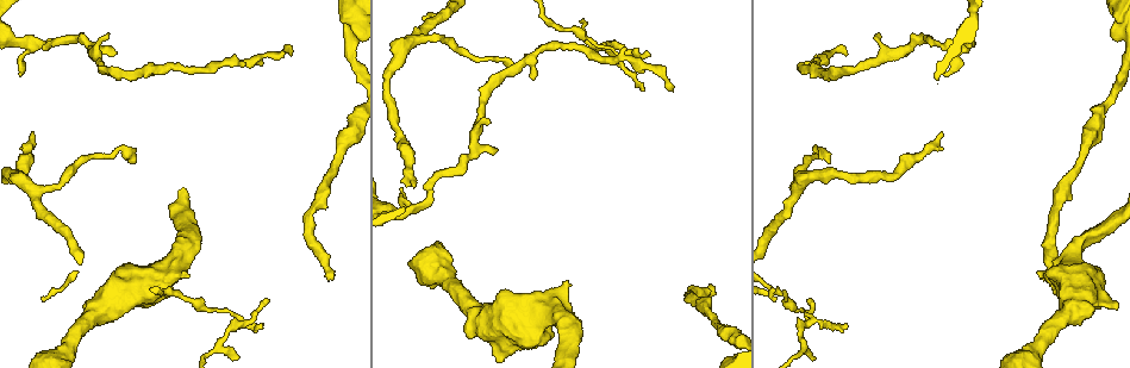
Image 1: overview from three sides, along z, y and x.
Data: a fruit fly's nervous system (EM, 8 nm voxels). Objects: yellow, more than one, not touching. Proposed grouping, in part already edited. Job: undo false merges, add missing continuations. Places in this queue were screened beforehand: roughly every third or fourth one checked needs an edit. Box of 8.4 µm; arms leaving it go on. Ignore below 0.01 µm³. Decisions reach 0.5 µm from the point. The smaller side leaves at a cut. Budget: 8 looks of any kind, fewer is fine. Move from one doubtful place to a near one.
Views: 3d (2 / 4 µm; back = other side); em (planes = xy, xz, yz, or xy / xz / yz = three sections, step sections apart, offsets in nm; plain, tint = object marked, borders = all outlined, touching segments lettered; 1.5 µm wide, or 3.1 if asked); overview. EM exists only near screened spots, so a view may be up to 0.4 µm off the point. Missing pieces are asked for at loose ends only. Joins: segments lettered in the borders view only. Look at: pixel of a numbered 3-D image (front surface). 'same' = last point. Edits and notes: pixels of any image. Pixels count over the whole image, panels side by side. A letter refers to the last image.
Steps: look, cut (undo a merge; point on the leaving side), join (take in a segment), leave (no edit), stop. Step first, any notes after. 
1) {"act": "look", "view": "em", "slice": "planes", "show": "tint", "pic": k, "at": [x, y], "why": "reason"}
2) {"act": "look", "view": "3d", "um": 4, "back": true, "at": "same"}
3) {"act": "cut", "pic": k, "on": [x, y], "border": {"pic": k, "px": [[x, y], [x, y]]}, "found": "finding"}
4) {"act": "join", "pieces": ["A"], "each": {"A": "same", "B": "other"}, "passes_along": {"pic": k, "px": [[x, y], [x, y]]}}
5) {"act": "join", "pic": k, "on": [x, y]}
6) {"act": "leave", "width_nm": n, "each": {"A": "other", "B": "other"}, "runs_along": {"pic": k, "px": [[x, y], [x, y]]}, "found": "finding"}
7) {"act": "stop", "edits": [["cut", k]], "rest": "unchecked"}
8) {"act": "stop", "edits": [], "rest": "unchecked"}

{"act": "look", "view": "3d", "um": 4, "pic": 1, "at": [188, 278], "why": "stops while still wide"}

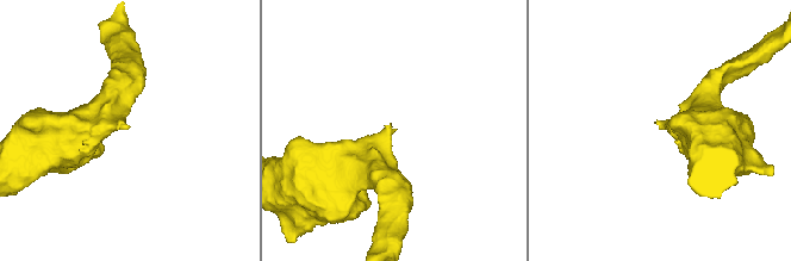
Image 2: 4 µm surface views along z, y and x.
{"act": "look", "view": "em", "slice": "planes", "show": "borders", "pic": 2, "at": [128, 128]}

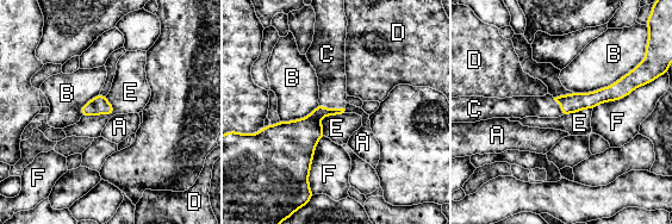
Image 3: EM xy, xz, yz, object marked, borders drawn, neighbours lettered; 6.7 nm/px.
{"act": "join", "pieces": ["C"], "longest_contact_nm": ["B", 440], "each": {"A": "other", "B": "other", "C": "same", "D": "other", "E": "other", "F": "other"}, "found": "it goes on there"}

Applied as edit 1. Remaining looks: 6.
{"act": "look", "view": "overview", "why": "redraw"}

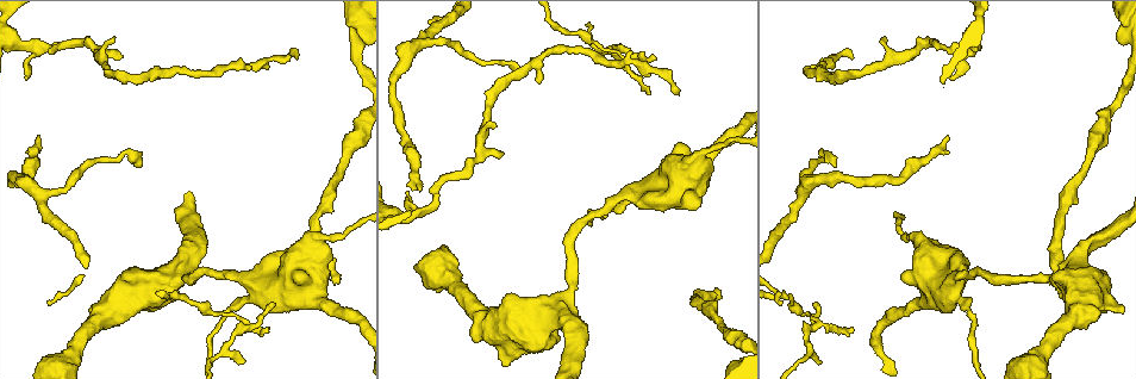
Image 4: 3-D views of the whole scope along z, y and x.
{"act": "look", "view": "3d", "um": 2, "pic": 4, "at": [339, 280], "why": "end of a long branch"}

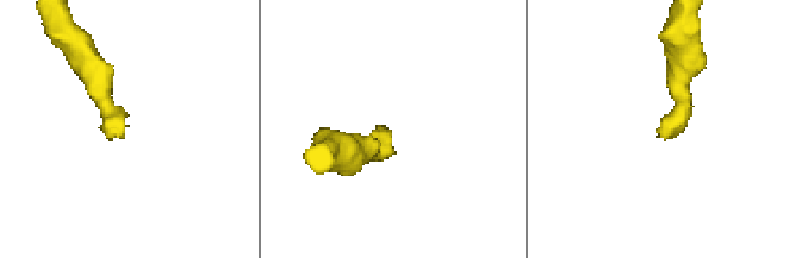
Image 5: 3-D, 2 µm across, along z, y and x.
{"act": "look", "view": "em", "slice": "planes", "show": "borders", "pic": 5, "at": [387, 128], "why": "shape alone is not enough"}

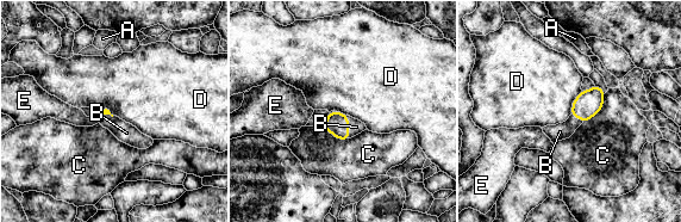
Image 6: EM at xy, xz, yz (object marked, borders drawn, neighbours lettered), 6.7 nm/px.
{"act": "join", "pieces": ["B"], "longest_contact_nm": ["C", 240], "each": {"A": "other", "B": "same", "C": "other", "D": "other", "E": "other"}, "passes_along": {"pic": 6, "px": [[336, 123], [348, 127], [356, 127]]}, "found": "the cell continues"}

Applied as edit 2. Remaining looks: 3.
{"act": "look", "view": "overview", "why": "redraw"}

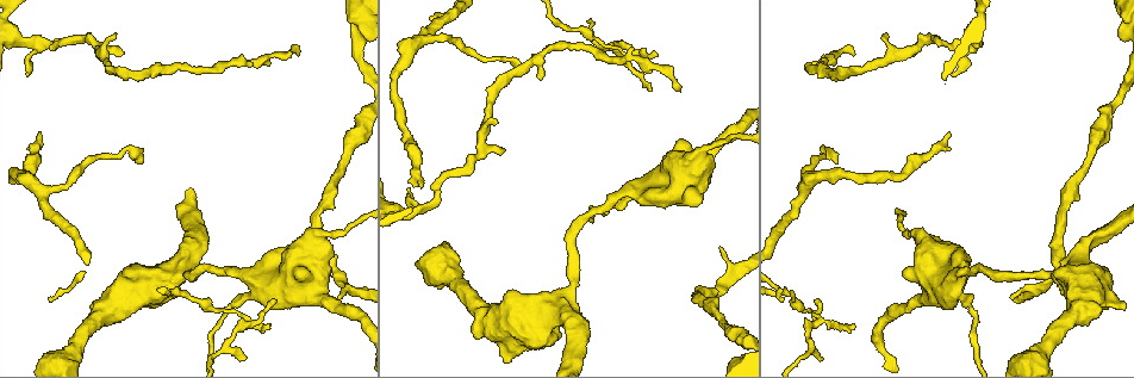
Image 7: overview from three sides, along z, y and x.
{"act": "look", "view": "3d", "um": 2, "back": true, "pic": 7, "at": [655, 66], "why": "a narrow waist"}

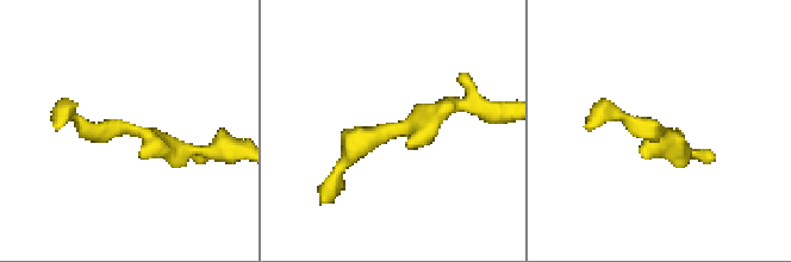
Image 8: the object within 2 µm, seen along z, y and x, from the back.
{"act": "look", "view": "em", "slice": "planes", "show": "borders", "pic": 8, "at": [398, 123], "why": "need the tissue"}

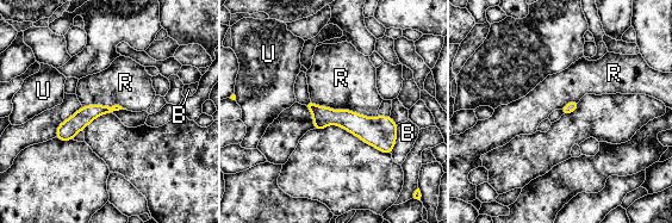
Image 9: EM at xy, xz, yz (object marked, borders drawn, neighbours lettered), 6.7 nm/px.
{"act": "leave", "width_nm": 70, "longest_contact_nm": ["R", 480], "each": {"B": "other", "R": "other", "U": "other"}, "found": "one cell here"}

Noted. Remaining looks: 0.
{"act": "stop", "edits": [["join", 3], ["join", 6]], "rest": "unchecked"}

